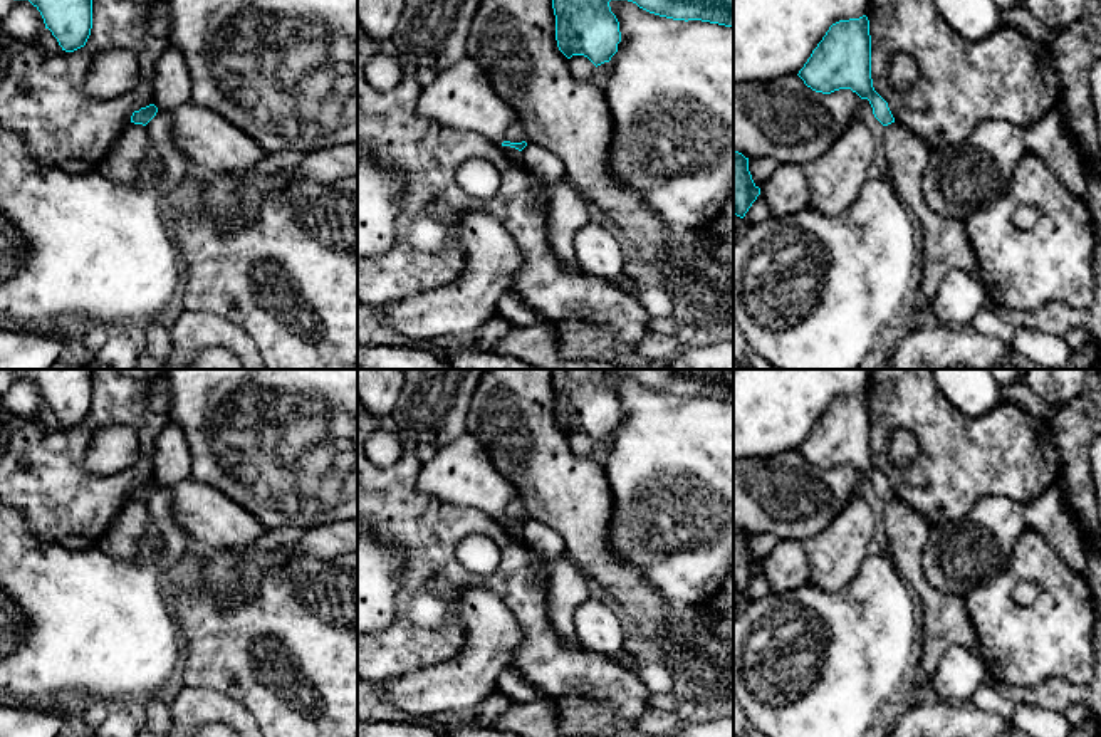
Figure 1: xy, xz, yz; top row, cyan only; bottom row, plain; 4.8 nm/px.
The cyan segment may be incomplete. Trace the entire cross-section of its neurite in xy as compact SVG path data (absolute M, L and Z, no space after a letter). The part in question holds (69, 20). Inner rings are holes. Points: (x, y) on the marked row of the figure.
M29 0L65 52L86 45L92 29L92 0Z

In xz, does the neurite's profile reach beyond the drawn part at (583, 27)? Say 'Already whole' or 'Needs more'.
Already whole

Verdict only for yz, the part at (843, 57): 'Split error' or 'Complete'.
Complete

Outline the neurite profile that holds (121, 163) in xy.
M129 123L96 171L119 185L136 185L138 170L146 154L148 139L146 126Z

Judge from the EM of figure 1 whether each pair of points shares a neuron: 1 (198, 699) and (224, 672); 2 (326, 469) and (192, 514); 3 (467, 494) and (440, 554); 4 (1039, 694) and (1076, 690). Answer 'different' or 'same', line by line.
1: different
2: different
3: different
4: same

